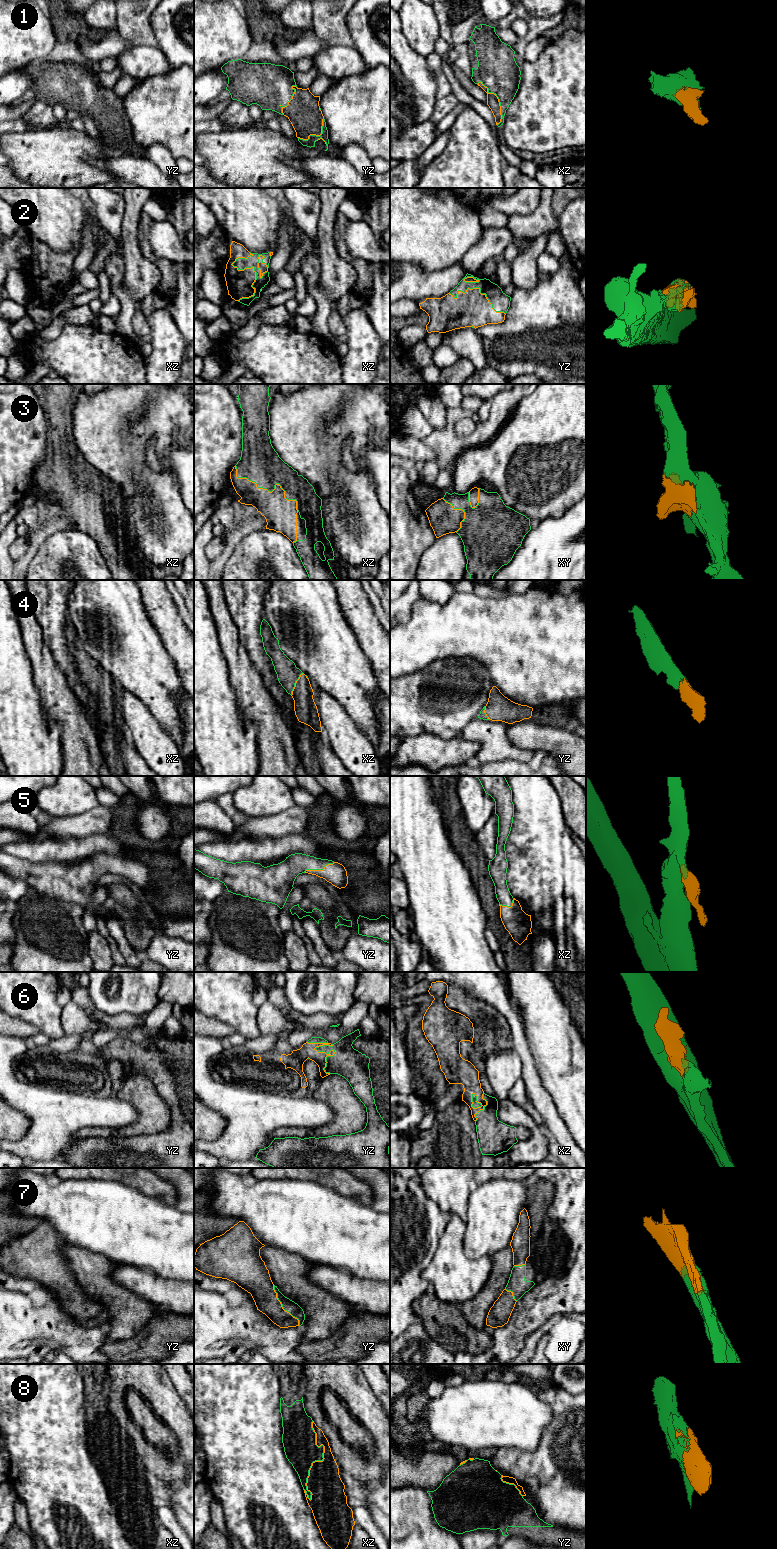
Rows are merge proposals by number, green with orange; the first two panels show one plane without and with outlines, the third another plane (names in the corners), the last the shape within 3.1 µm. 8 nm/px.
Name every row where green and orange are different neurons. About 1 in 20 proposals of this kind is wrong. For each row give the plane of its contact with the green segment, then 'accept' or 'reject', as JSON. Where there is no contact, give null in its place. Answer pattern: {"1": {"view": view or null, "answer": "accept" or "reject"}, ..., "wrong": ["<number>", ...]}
{"1": {"view": "xz", "answer": "accept"}, "2": {"view": "xz", "answer": "accept"}, "3": {"view": "xz", "answer": "accept"}, "4": {"view": "xz", "answer": "accept"}, "5": {"view": "yz", "answer": "accept"}, "6": {"view": "yz", "answer": "accept"}, "7": {"view": "yz", "answer": "accept"}, "8": {"view": "xz", "answer": "accept"}, "wrong": []}

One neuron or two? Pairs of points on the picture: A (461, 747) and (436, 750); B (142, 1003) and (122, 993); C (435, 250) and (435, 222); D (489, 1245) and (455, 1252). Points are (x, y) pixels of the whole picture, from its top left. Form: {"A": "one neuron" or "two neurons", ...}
{"A": "one neuron", "B": "one neuron", "C": "one neuron", "D": "two neurons"}

